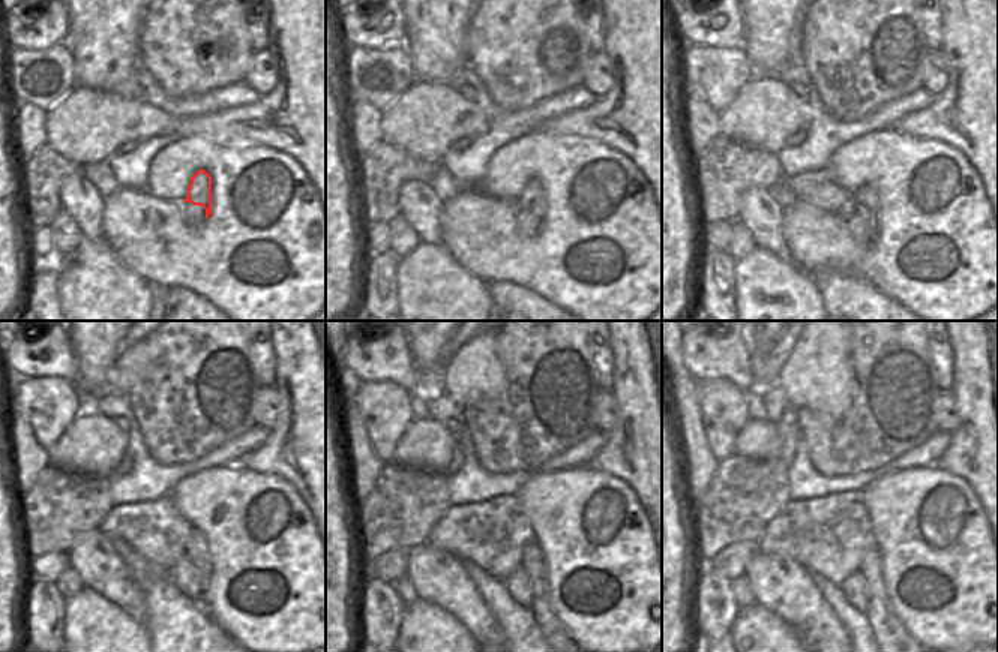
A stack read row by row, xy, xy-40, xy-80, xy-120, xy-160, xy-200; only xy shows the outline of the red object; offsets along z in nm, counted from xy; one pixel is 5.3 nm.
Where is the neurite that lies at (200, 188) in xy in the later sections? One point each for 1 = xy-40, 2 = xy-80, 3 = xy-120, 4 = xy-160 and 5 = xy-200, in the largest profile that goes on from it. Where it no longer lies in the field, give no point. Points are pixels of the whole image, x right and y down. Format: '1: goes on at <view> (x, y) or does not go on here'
1: goes on at xy-40 (532, 198)
2: goes on at xy-80 (865, 200)
3: goes on at xy-120 (195, 549)
4: goes on at xy-160 (533, 559)
5: goes on at xy-200 (884, 624)

